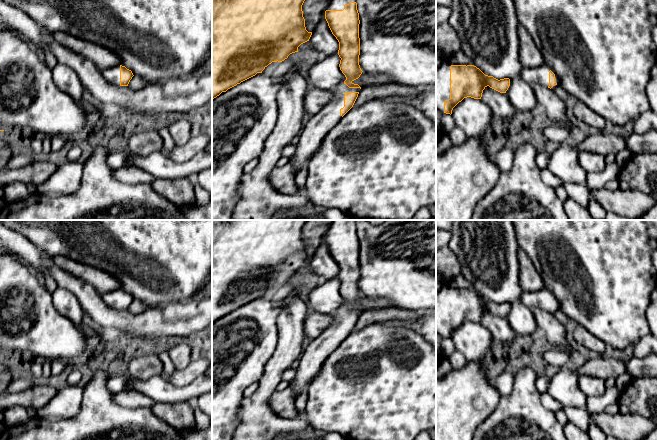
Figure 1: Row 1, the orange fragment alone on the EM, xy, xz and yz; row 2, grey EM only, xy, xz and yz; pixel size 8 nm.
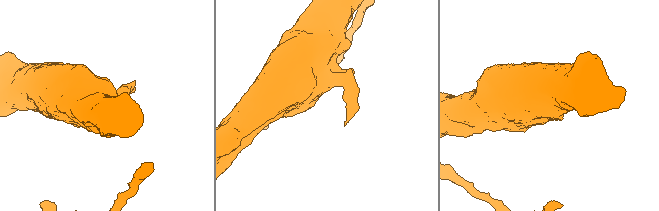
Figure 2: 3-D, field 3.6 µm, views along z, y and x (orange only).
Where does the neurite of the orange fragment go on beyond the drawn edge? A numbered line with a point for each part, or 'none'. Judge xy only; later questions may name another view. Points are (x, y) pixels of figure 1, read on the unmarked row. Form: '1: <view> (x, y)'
1: xy (112, 299)

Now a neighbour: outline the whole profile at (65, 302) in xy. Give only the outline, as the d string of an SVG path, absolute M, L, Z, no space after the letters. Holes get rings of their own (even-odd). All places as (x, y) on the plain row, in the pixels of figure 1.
M60 287L52 293L52 297L56 310L75 325L81 326L84 310L78 299L71 292Z

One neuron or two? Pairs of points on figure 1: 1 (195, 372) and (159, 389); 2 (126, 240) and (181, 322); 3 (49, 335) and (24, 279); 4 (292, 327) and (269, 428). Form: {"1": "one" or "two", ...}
{"1": "two", "2": "two", "3": "one", "4": "one"}

